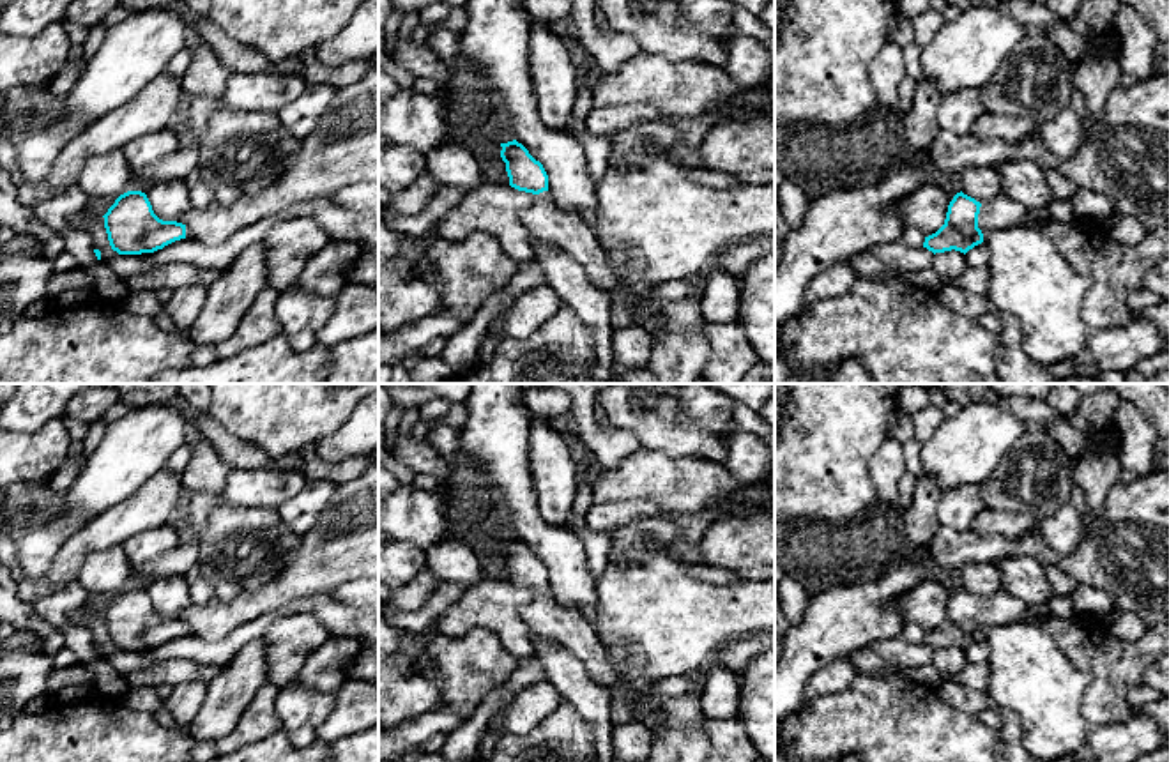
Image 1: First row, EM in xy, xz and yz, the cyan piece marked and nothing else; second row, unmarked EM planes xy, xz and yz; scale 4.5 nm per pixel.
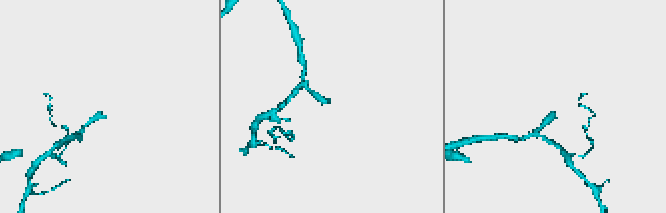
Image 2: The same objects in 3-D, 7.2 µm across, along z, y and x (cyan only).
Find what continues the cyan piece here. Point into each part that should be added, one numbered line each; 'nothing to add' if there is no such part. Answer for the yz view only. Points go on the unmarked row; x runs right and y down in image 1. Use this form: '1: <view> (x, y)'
1: yz (1001, 609)

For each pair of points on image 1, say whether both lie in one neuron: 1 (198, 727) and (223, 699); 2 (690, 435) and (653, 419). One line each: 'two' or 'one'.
1: one
2: one

